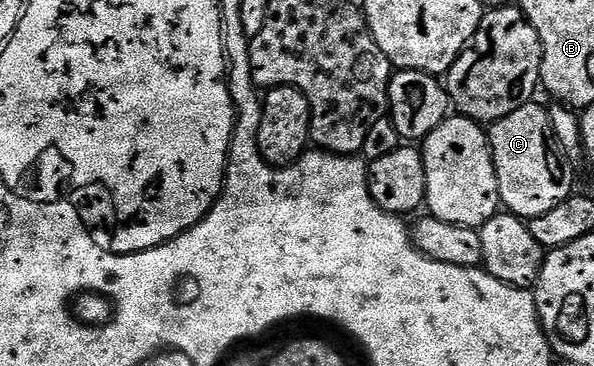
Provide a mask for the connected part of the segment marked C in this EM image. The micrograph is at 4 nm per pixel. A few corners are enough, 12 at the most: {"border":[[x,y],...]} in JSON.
{"border":[[537,100],[487,130],[502,207],[526,220],[575,190]]}

